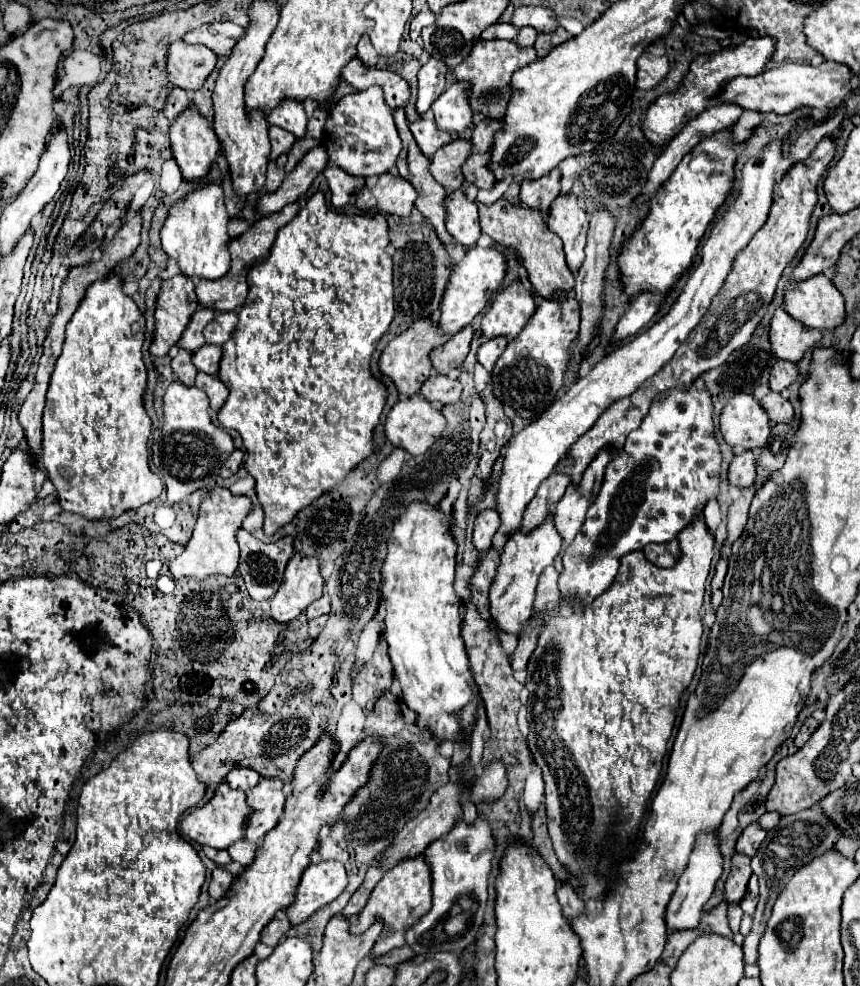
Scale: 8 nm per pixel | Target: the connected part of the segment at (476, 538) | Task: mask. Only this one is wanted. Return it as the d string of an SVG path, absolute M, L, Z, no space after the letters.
M487 509L487 511L481 511L477 515L475 531L473 531L473 543L479 551L491 549L491 541L493 541L493 535L497 533L499 525L501 525L501 517L499 517L497 509Z

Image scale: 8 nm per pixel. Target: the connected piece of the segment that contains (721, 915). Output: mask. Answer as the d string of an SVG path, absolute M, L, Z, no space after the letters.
M721 903L719 907L715 907L713 911L707 913L707 923L701 923L697 927L701 933L717 933L717 935L723 935L727 939L733 939L733 933L727 925L727 909L725 909L725 903Z

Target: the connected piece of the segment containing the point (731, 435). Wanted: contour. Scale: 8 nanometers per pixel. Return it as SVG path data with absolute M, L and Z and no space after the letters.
M737 393L721 411L721 433L731 447L755 449L771 433L769 415L753 395Z

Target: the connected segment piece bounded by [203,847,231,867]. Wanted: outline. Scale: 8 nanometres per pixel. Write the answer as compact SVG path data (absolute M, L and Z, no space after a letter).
M203 847L203 853L205 853L211 861L215 861L217 865L221 865L221 867L225 867L227 863L231 863L231 857L229 857L227 851L217 851L217 849L211 849L211 847Z

